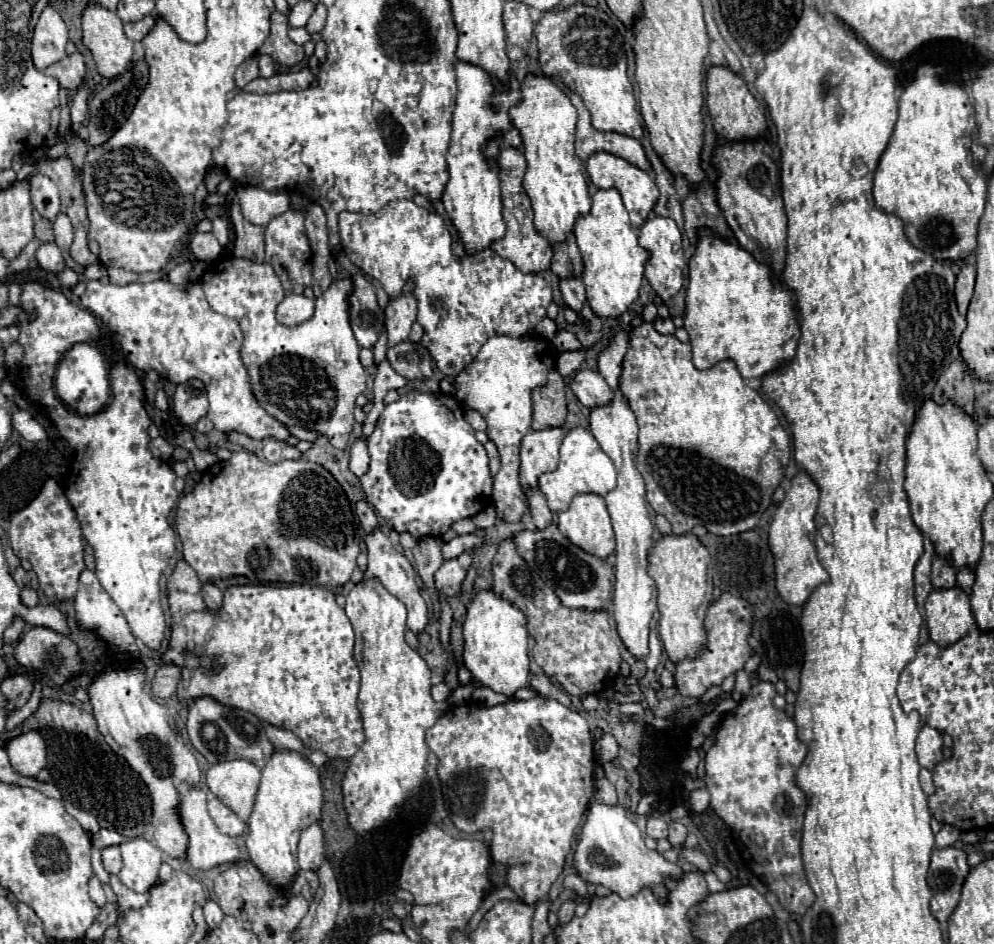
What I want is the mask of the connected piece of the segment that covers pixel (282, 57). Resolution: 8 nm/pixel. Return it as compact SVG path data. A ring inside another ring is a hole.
M271 16L271 34L259 48L259 54L267 54L283 66L293 66L305 58L303 46L297 46L287 36L287 16Z

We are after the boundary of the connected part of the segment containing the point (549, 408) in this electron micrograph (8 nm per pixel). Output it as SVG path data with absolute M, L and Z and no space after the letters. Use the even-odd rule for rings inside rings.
M557 370L549 374L549 384L533 390L533 430L559 428L565 424L567 402L565 382Z

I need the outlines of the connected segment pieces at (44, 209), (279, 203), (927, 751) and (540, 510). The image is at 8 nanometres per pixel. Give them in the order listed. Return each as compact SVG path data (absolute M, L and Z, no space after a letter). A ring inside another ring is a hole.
M39 172L29 176L29 186L31 186L31 200L33 208L47 220L55 220L59 212L59 190L55 182L49 176L43 176Z
M239 188L237 200L243 212L243 218L251 224L265 226L279 214L289 208L289 194L285 192L267 192L261 188Z
M923 726L919 738L917 738L917 760L923 768L927 770L933 770L935 764L943 758L943 738L941 738L941 732L935 730L935 728L929 728L929 726Z
M527 488L525 494L529 498L529 508L537 530L545 530L553 522L553 512L549 510L545 496L539 490L531 490L531 488Z

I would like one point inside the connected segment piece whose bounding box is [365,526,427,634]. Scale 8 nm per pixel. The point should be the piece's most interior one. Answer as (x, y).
(391, 568)

